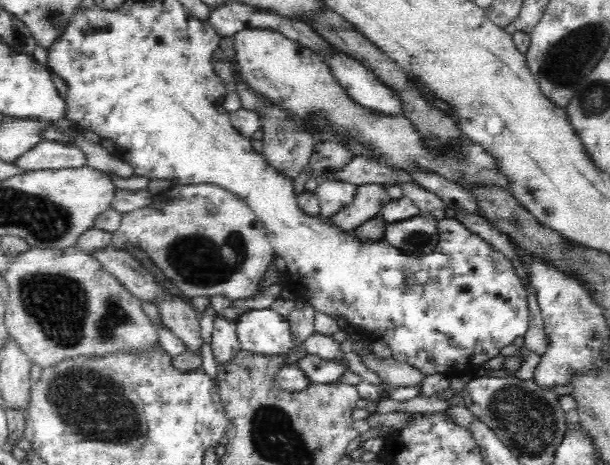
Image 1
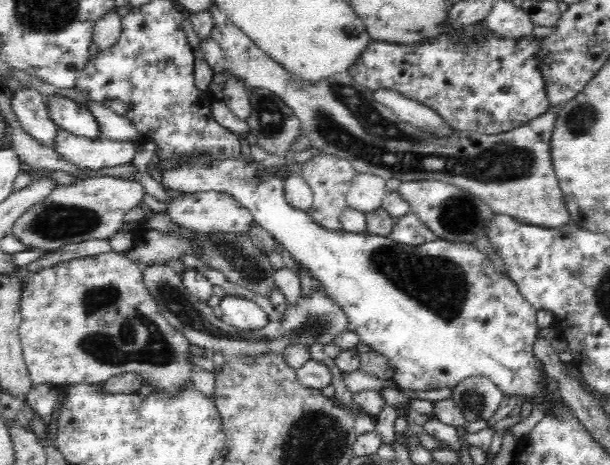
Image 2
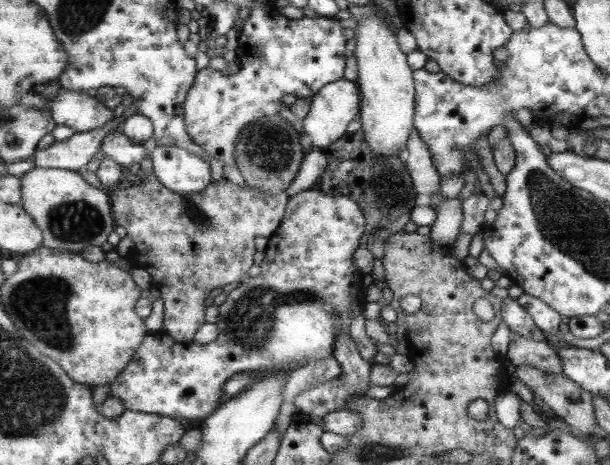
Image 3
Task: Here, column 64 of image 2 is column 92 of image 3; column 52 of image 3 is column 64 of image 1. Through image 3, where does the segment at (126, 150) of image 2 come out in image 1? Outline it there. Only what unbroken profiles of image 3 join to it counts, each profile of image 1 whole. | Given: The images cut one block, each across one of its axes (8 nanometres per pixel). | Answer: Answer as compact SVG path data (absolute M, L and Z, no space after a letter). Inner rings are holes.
M44 139L38 146L18 156L12 165L19 172L80 168L85 155L78 147L66 147L58 142Z

